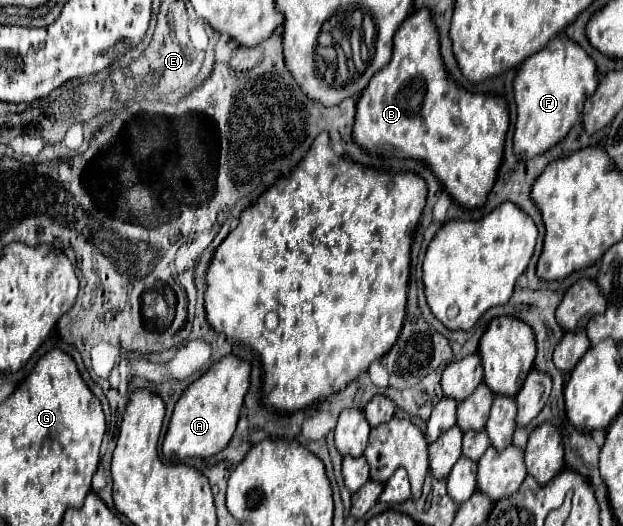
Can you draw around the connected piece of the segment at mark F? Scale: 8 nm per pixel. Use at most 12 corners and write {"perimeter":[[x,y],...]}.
{"perimeter":[[555,37],[513,81],[513,149],[555,147],[597,89],[595,61]]}

